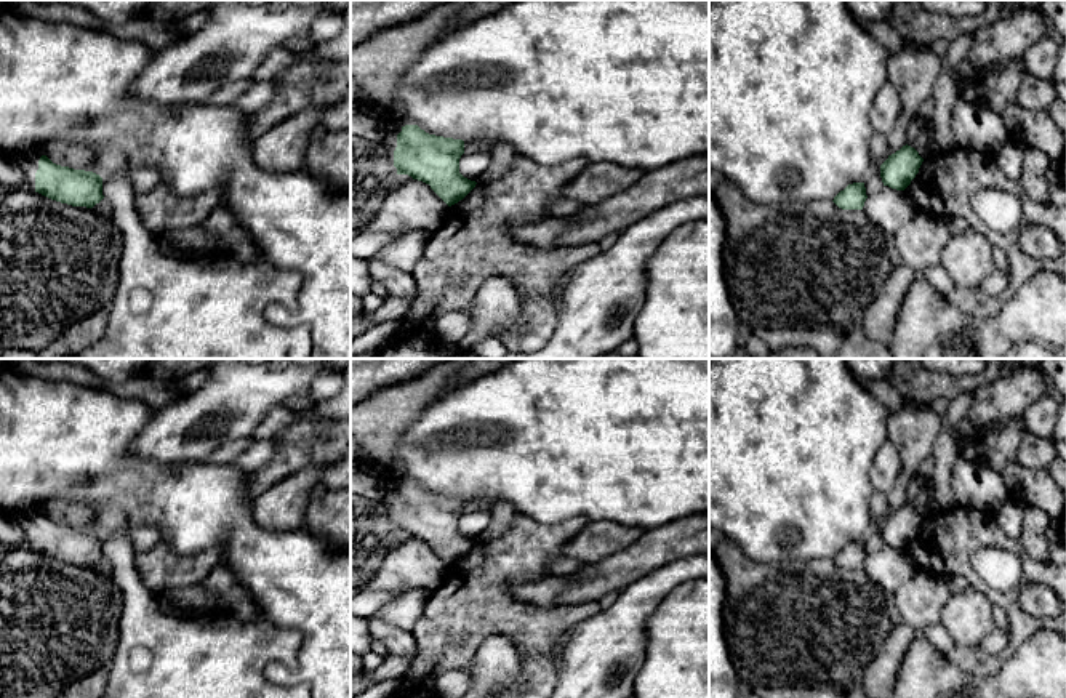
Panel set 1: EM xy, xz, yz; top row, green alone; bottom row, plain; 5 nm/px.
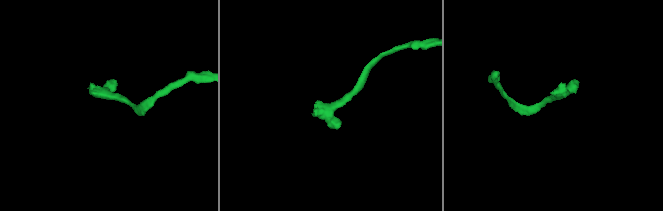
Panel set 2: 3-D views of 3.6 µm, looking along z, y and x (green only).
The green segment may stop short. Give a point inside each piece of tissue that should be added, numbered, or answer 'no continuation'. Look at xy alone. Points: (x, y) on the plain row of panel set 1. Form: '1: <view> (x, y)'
1: xy (29, 521)

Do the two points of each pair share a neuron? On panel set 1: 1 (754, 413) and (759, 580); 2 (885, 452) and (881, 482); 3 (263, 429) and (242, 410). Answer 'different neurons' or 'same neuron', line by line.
1: different neurons
2: same neuron
3: different neurons

